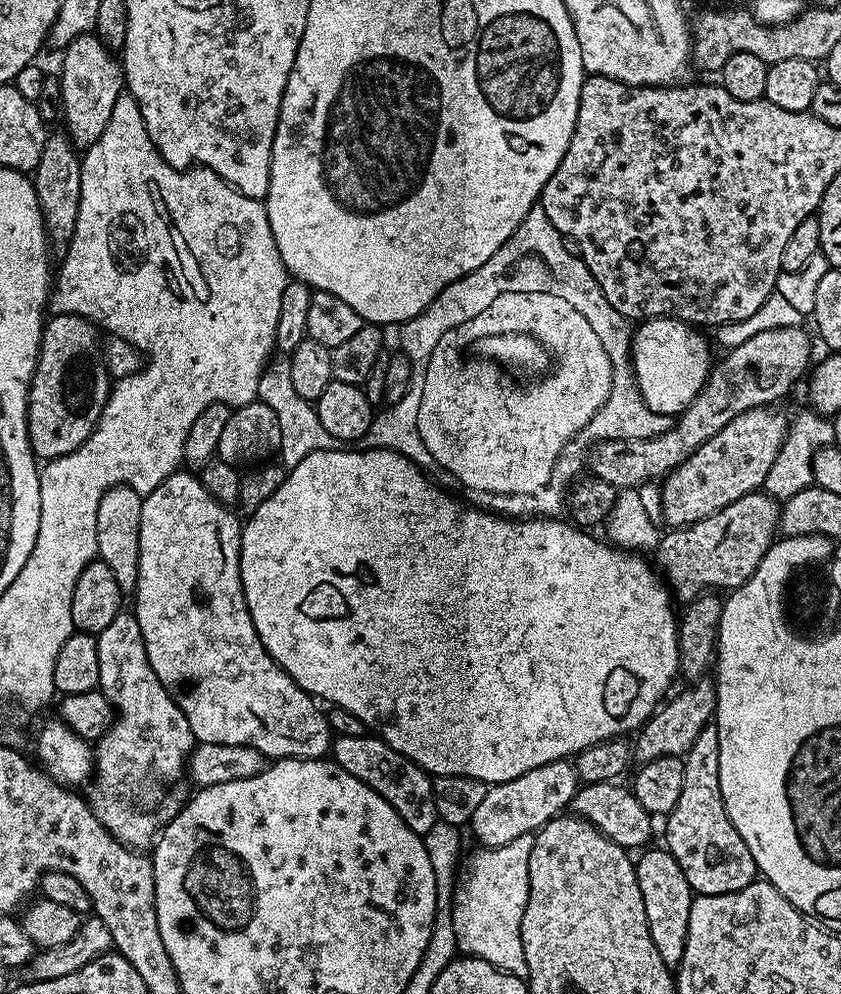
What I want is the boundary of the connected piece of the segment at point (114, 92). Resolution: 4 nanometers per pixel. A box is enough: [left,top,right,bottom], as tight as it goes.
[58,34,125,150]

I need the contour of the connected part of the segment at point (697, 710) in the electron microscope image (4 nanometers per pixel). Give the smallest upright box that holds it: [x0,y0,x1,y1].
[634,678,716,764]

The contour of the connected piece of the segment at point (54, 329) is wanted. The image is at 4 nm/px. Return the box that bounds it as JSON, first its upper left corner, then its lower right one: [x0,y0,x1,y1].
[28,312,110,461]

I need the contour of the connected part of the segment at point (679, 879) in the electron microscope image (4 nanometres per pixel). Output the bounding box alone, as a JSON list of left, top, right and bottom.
[635,847,694,970]

